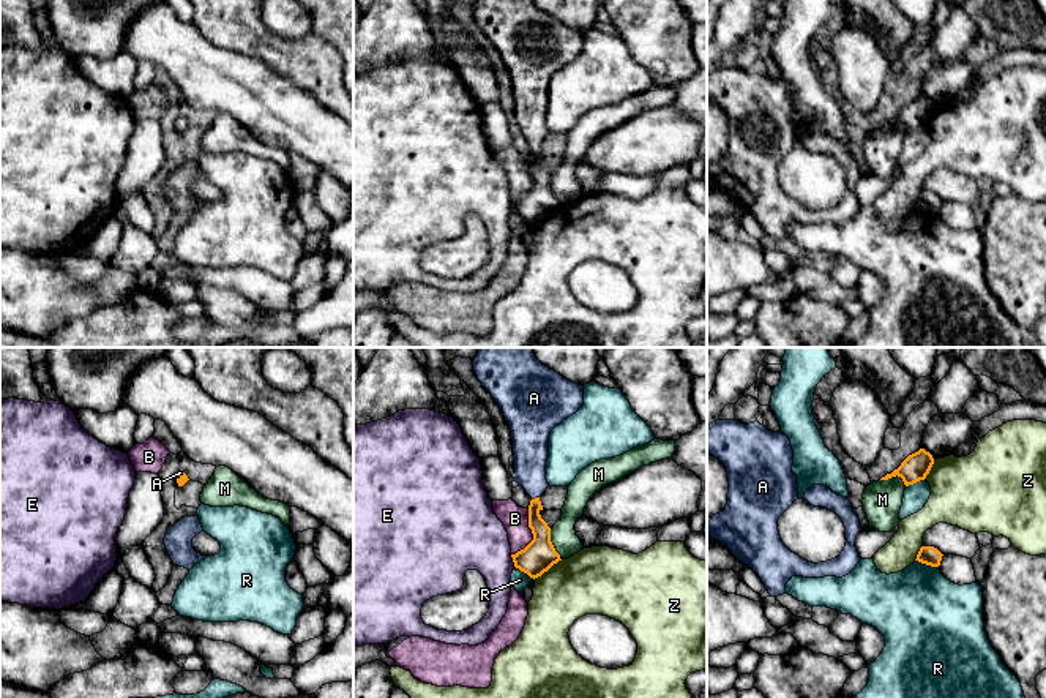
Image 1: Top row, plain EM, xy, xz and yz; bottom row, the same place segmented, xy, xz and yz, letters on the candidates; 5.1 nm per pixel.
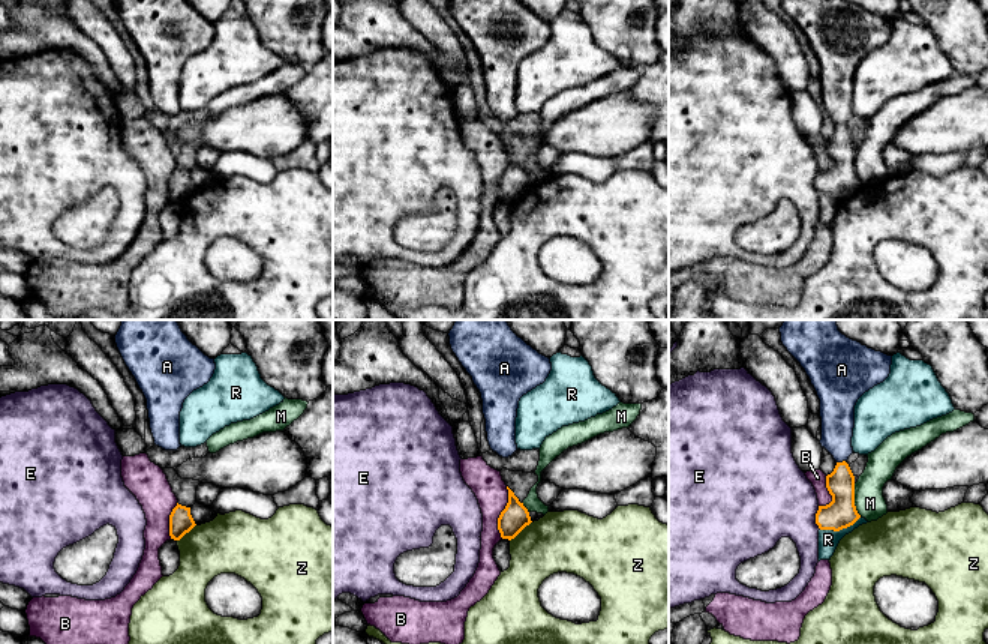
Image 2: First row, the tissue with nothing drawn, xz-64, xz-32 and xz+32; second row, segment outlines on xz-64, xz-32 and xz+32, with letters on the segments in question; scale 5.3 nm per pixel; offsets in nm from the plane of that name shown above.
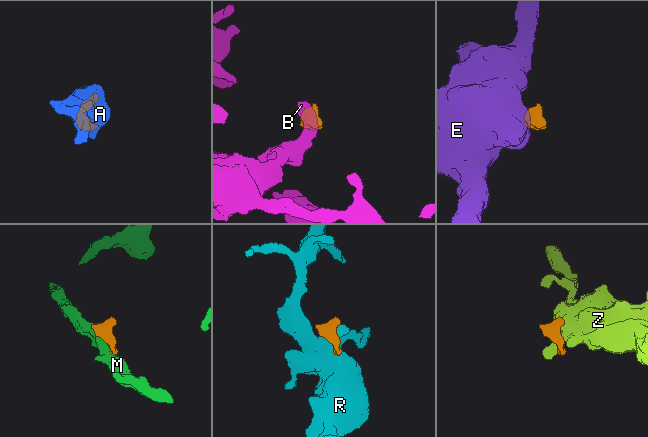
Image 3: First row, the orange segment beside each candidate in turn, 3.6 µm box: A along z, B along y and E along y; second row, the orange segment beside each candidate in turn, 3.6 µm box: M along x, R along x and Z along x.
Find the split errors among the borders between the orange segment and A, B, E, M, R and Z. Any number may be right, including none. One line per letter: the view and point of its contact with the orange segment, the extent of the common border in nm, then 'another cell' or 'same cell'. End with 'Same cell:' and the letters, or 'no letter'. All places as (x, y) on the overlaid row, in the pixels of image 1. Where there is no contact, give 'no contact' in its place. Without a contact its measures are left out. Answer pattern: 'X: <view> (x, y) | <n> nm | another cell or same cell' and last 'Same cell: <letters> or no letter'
A: xz (535, 498) | 40 nm | same cell
B: xz (532, 532) | 260 nm | another cell
E: xz (513, 561) | 70 nm | another cell
M: xz (552, 545) | 170 nm | another cell
R: yz (926, 564) | 130 nm | another cell
Z: xz (548, 569) | 180 nm | another cell
Same cell: A

